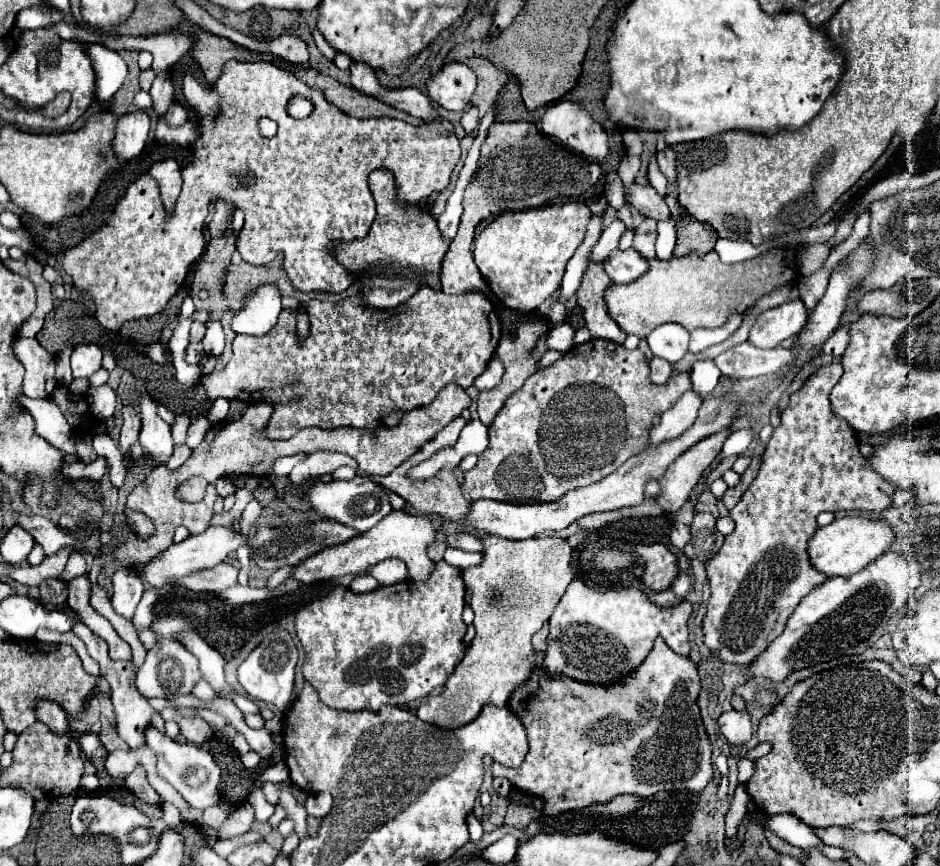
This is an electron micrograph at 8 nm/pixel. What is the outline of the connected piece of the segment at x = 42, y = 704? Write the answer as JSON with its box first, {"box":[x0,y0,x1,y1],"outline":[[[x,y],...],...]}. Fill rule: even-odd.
{"box":[34,698,70,734],"outline":[[[38,698],[38,700],[34,702],[34,716],[36,716],[38,722],[44,722],[46,726],[50,726],[50,728],[52,728],[54,732],[58,732],[58,734],[68,734],[68,732],[70,732],[68,718],[66,718],[64,710],[62,710],[56,702]]]}

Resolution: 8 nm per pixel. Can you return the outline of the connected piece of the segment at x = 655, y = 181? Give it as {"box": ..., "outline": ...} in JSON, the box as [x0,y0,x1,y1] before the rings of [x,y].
{"box":[649,153,666,196],"outline":[[[656,153],[650,158],[649,163],[649,183],[652,187],[656,189],[656,191],[661,196],[666,196],[666,178],[663,174],[659,171],[658,164],[657,164],[657,155]]]}

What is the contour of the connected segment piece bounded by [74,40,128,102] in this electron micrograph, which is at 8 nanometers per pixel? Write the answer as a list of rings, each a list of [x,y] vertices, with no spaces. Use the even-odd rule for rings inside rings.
[[[74,40],[74,42],[78,42],[90,54],[88,58],[92,60],[96,72],[96,94],[94,94],[96,102],[112,100],[128,74],[128,66],[124,64],[122,56],[94,42],[84,42],[84,40]]]

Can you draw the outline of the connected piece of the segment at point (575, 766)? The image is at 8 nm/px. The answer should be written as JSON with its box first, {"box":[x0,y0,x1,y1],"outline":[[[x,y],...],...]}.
{"box":[492,638,712,814],"outline":[[[656,638],[646,660],[626,678],[612,684],[580,682],[562,674],[550,676],[544,670],[544,652],[534,652],[534,668],[530,678],[512,692],[508,706],[526,728],[530,750],[520,768],[492,764],[492,776],[508,778],[514,788],[544,800],[548,814],[562,810],[578,810],[590,804],[606,804],[620,794],[652,796],[660,790],[700,792],[712,778],[710,742],[696,706],[700,678],[696,664],[668,648],[662,638]]]}

